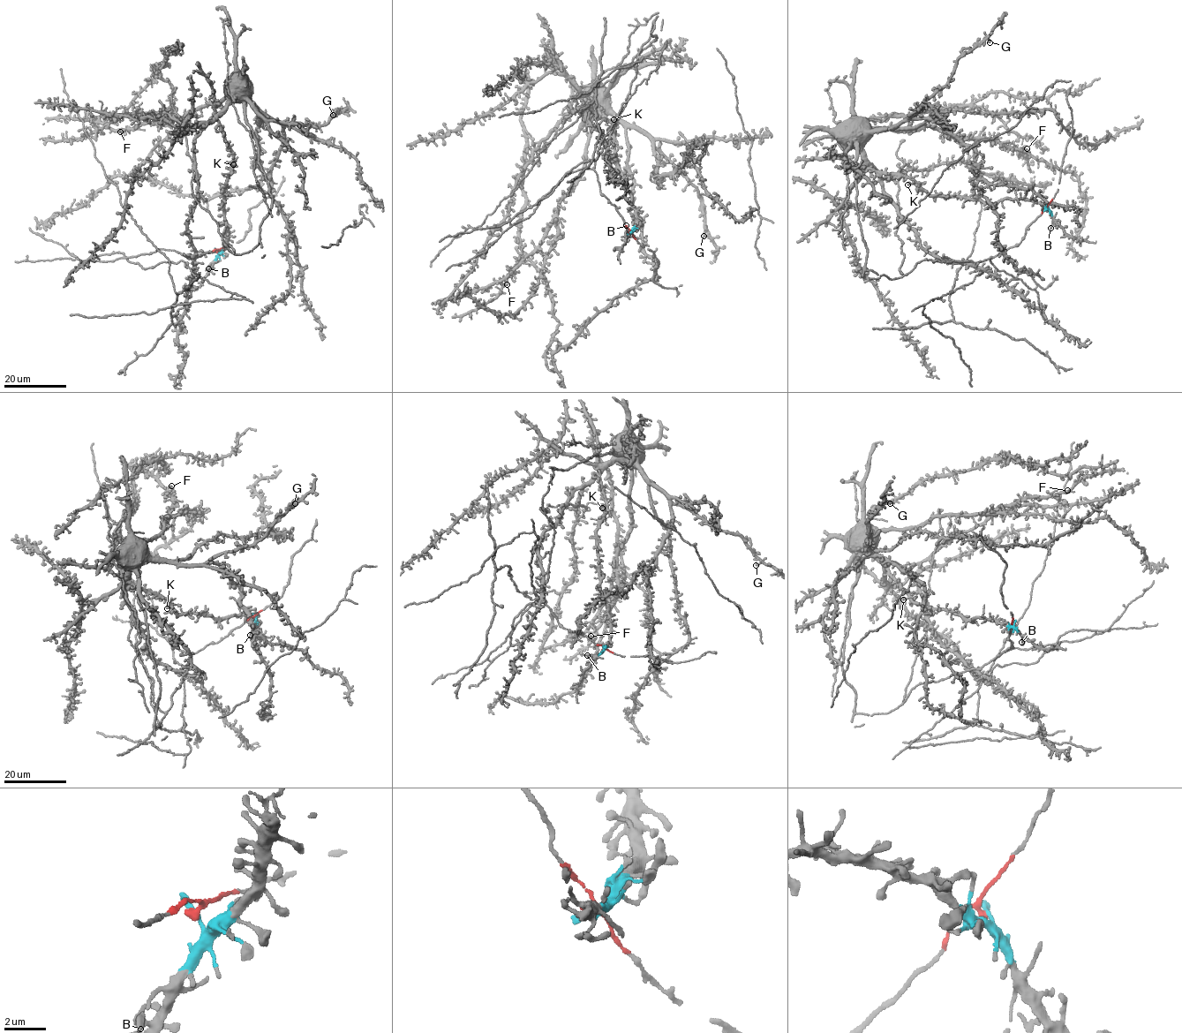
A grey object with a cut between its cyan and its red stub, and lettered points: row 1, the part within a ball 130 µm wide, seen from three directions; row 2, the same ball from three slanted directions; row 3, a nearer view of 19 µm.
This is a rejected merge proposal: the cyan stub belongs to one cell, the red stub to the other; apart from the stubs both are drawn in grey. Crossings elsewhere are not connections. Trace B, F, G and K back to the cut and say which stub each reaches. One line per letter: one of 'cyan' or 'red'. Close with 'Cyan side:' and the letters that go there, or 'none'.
B: cyan
F: red
G: red
K: cyan
Cyan side: B, K

